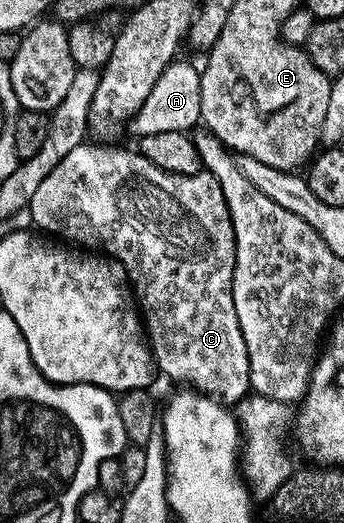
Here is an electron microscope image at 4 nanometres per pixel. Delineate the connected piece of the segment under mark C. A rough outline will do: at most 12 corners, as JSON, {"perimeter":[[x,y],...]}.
{"perimeter":[[83,143],[42,234],[112,255],[153,360],[250,392],[235,239],[208,171]]}

